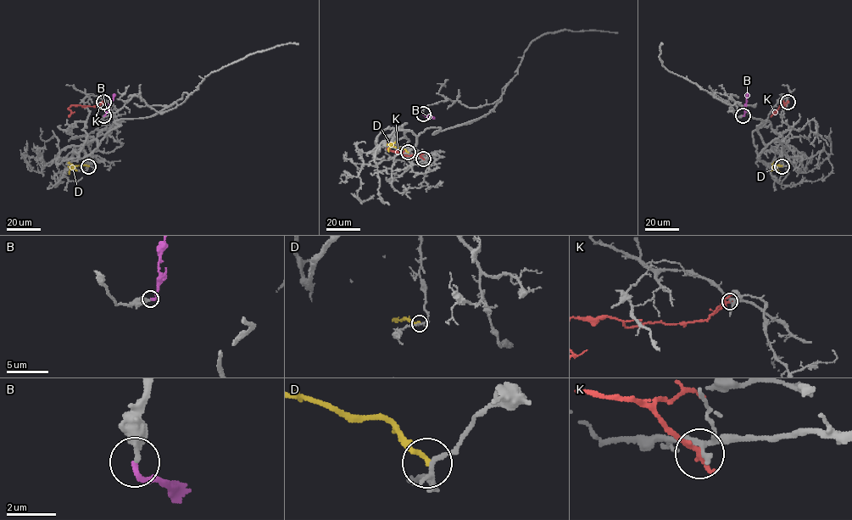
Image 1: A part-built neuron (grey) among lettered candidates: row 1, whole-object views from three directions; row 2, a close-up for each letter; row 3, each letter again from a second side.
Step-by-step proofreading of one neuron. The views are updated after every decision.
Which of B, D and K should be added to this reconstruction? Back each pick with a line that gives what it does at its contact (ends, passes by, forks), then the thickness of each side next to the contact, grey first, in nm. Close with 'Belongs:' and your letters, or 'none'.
B: it ends | 280/200 nm
Belongs: B

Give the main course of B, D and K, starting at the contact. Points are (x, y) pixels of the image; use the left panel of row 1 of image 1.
B: (103, 115), (114, 94)
D: (88, 166), (75, 165), (69, 170), (69, 174)
K: (103, 102), (96, 106), (71, 105), (68, 109), (72, 113), (68, 116)

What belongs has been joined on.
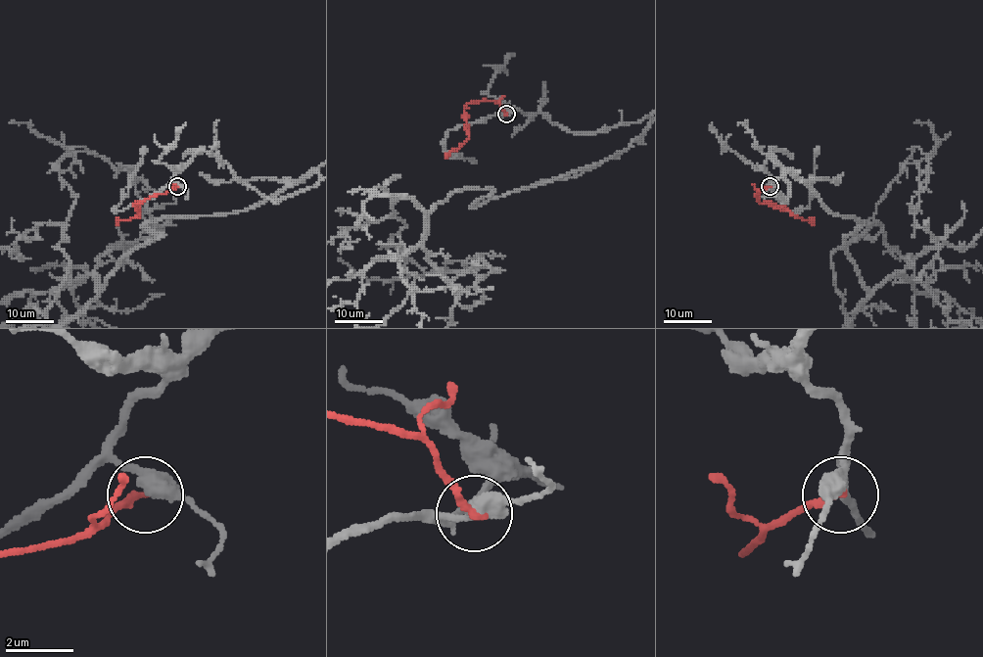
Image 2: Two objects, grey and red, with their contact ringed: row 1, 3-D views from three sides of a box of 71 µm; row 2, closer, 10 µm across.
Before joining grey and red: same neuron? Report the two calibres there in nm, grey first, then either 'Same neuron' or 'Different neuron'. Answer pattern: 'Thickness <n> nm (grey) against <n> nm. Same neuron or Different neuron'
Thickness 440 nm (grey) against 200 nm. Different neuron

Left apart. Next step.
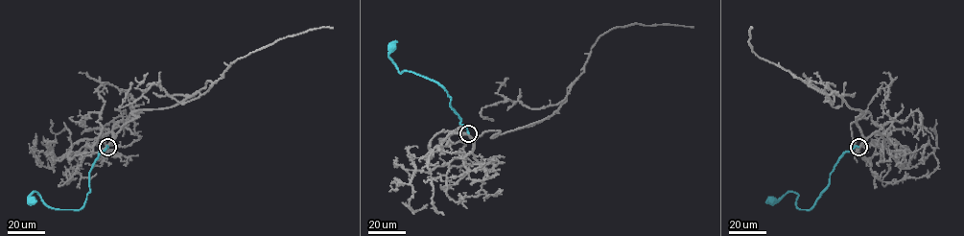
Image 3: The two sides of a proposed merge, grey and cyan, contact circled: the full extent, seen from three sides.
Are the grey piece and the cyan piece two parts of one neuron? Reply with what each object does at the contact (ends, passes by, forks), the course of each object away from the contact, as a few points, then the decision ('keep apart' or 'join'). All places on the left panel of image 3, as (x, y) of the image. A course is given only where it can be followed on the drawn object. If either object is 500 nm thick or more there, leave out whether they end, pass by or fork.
grey passes by | cyan ends | grey via (107, 147), (124, 125), (137, 118), (132, 112), (172, 106), (203, 94), (236, 59), (288, 36), (333, 28) | cyan via (107, 147), (100, 151), (89, 173), (90, 191), (81, 209), (47, 206), (34, 191), (28, 199), (35, 202) | join

